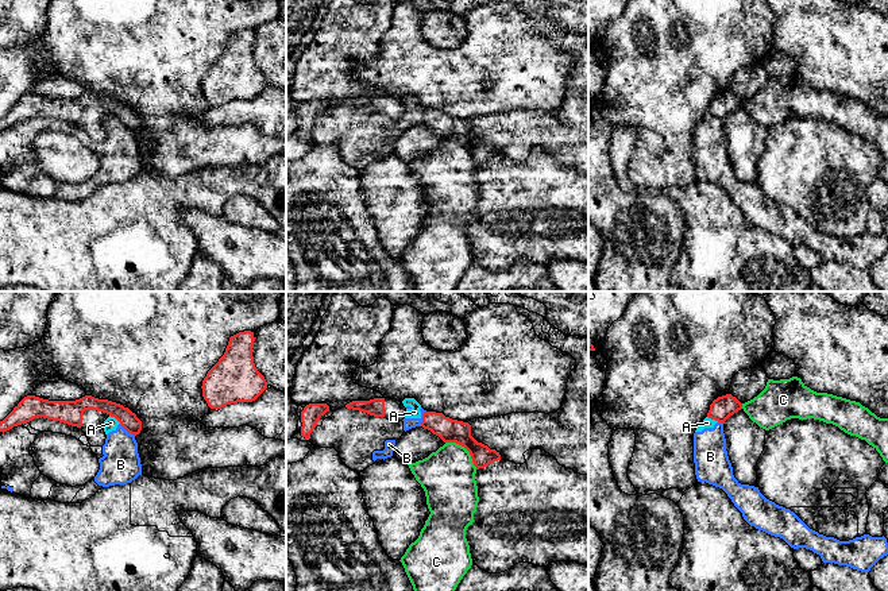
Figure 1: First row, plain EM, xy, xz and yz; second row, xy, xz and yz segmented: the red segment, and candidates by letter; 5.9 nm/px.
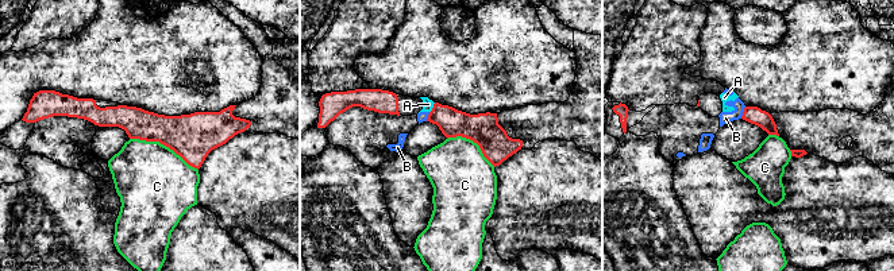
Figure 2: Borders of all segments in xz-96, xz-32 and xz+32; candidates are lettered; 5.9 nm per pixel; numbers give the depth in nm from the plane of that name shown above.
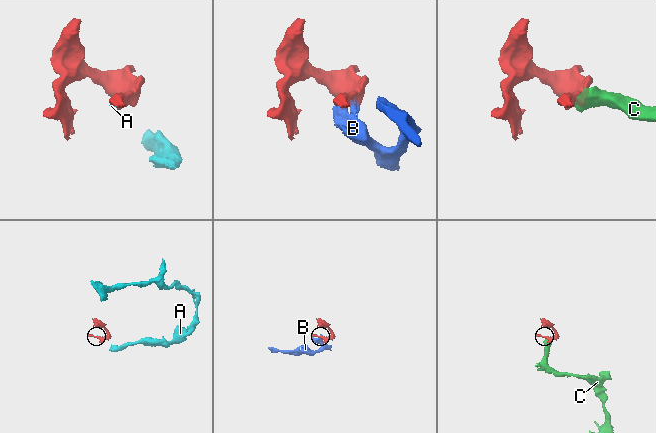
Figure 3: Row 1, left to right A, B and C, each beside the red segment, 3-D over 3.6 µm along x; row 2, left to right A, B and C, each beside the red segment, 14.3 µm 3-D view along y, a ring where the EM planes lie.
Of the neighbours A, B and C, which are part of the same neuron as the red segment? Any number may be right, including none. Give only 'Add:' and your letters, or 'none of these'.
Add: none of these

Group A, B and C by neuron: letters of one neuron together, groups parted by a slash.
A B / C

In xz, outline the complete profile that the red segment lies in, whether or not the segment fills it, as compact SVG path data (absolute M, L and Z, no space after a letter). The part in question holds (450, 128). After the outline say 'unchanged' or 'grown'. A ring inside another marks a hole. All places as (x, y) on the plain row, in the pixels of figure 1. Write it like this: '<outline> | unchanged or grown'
M425 108L421 124L439 134L444 140L456 140L464 144L470 150L476 167L501 158L499 150L478 140L471 134L471 123L468 120L452 117L443 111Z | unchanged

